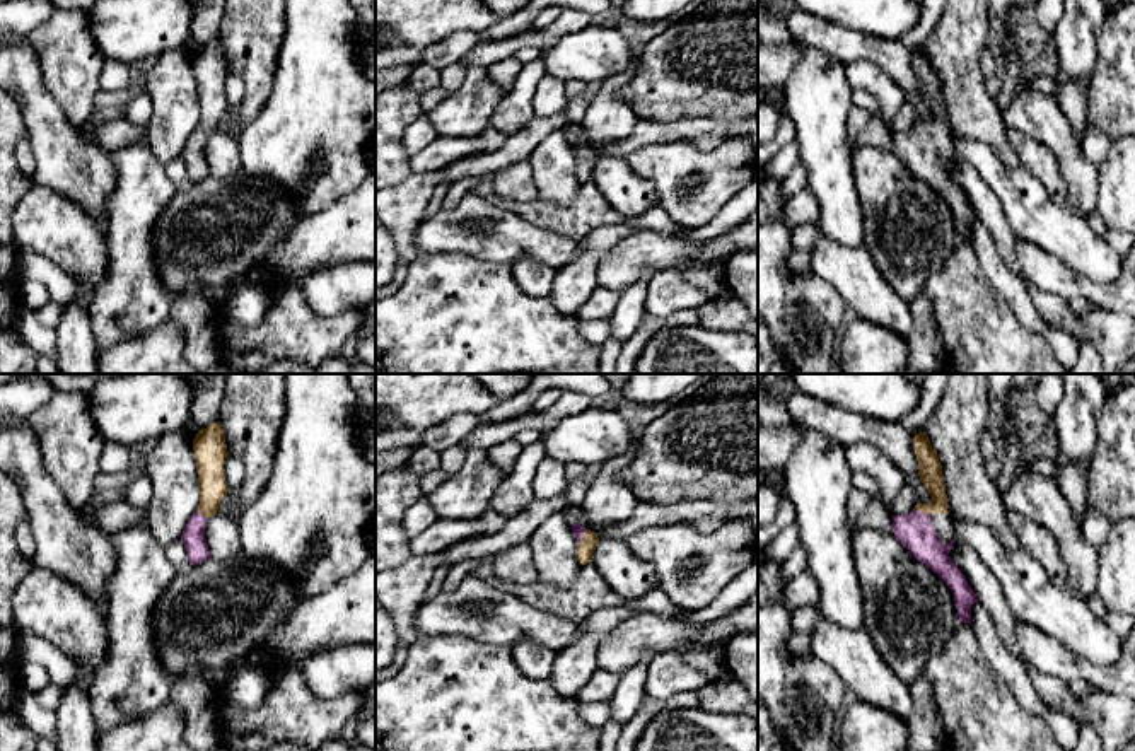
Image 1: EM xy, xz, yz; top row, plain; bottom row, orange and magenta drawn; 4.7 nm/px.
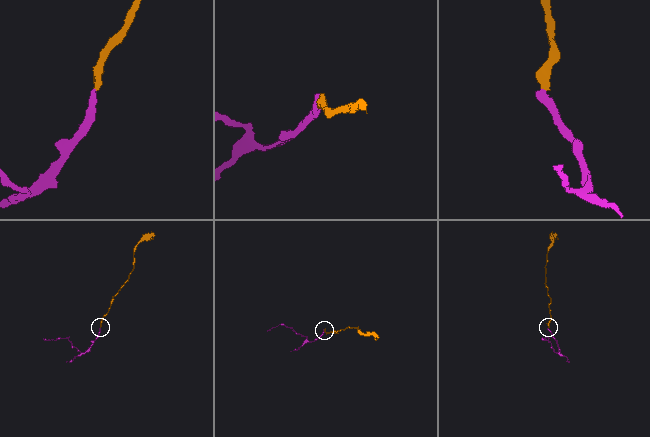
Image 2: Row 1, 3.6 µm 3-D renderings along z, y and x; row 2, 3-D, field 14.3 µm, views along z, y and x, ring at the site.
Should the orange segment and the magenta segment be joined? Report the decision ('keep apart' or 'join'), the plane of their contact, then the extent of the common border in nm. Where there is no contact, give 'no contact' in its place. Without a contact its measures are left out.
join | yz | 80 nm

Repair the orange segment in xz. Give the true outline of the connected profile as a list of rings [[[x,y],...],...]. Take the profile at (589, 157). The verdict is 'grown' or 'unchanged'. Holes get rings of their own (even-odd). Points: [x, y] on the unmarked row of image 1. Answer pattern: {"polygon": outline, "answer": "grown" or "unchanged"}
{"polygon": [[[572,142],[572,148],[573,148],[577,160],[579,160],[577,178],[580,179],[580,183],[591,181],[594,167],[599,160],[599,155],[596,154],[594,148],[577,143],[577,142]]], "answer": "grown"}

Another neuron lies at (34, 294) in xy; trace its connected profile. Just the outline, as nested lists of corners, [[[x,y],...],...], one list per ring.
[[[22,282],[22,304],[24,307],[36,311],[49,300],[46,285],[41,282]]]

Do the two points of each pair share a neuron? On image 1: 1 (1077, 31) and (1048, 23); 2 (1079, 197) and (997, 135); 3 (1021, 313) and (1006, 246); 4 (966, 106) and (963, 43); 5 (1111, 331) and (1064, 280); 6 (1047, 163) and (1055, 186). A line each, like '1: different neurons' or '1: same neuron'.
1: different neurons
2: different neurons
3: different neurons
4: same neuron
5: different neurons
6: same neuron

